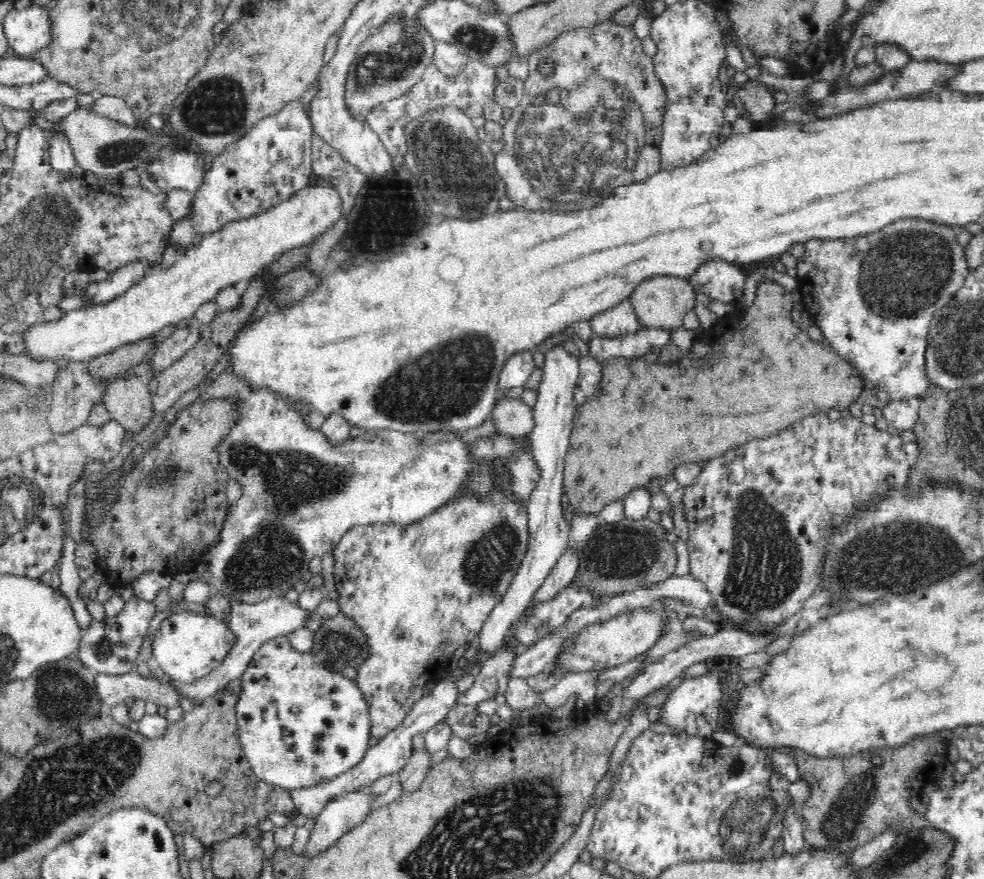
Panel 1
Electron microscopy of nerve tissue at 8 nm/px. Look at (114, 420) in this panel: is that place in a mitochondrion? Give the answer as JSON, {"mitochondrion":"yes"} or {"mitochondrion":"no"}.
{"mitochondrion":"no"}

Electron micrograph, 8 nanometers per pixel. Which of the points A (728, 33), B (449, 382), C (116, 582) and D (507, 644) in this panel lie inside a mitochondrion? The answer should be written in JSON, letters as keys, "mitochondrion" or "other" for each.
{"A":"other","B":"mitochondrion","C":"other","D":"other"}

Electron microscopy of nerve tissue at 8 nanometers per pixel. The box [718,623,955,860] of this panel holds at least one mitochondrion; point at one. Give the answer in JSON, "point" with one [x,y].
{"point":[846,818]}

